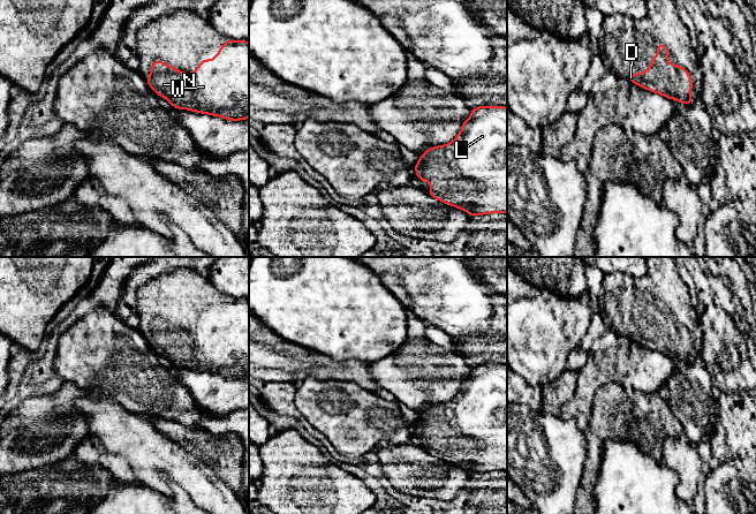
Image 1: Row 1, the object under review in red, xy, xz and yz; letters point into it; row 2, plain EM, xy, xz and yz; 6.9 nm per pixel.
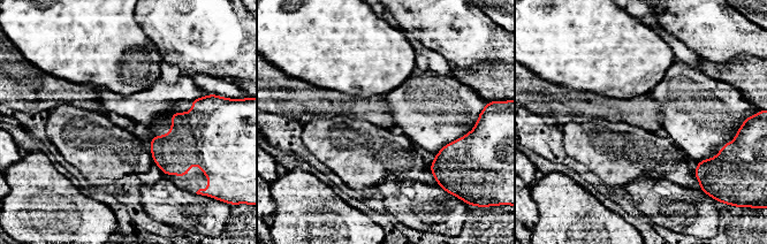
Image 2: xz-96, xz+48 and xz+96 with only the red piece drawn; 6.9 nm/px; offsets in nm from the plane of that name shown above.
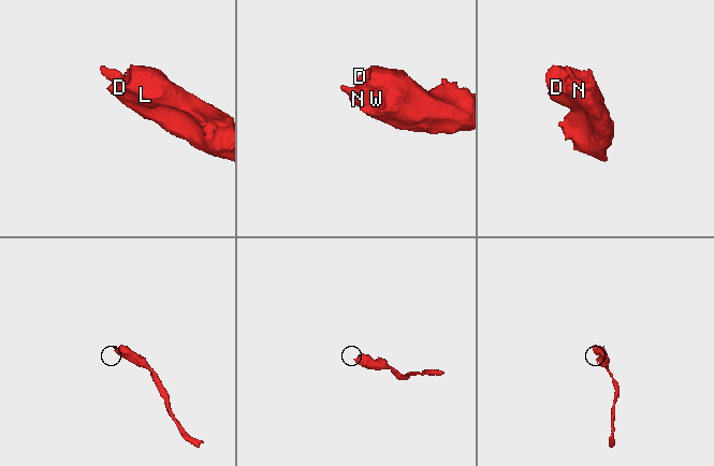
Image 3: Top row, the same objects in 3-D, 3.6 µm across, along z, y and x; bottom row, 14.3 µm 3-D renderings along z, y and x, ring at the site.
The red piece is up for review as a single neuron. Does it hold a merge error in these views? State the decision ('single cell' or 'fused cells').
single cell

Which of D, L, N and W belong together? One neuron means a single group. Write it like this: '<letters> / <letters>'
D L N W

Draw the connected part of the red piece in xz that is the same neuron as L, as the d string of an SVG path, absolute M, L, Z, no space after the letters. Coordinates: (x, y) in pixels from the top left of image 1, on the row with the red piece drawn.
M472 107L470 118L462 123L461 131L451 143L431 146L419 154L419 162L413 166L415 173L422 183L431 181L431 189L426 191L431 197L463 210L471 217L507 213L507 107Z

